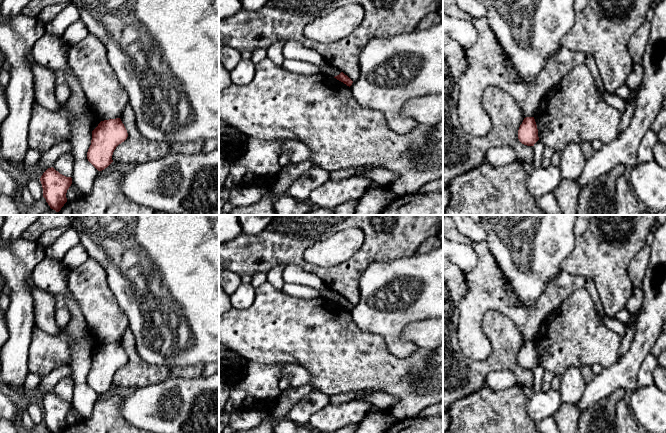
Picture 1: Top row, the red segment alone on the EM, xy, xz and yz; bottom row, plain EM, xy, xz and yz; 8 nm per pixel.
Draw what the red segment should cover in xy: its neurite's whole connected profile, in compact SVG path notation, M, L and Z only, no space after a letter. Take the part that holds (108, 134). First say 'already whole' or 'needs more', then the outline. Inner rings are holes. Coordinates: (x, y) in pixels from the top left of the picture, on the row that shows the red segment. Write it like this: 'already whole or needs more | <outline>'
already whole | M120 118L101 121L92 131L88 161L98 171L104 170L113 162L112 155L116 147L127 137L127 130Z

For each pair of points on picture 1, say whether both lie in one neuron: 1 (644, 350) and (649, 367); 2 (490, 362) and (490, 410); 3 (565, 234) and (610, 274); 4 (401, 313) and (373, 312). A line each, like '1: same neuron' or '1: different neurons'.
1: different neurons
2: different neurons
3: different neurons
4: same neuron

